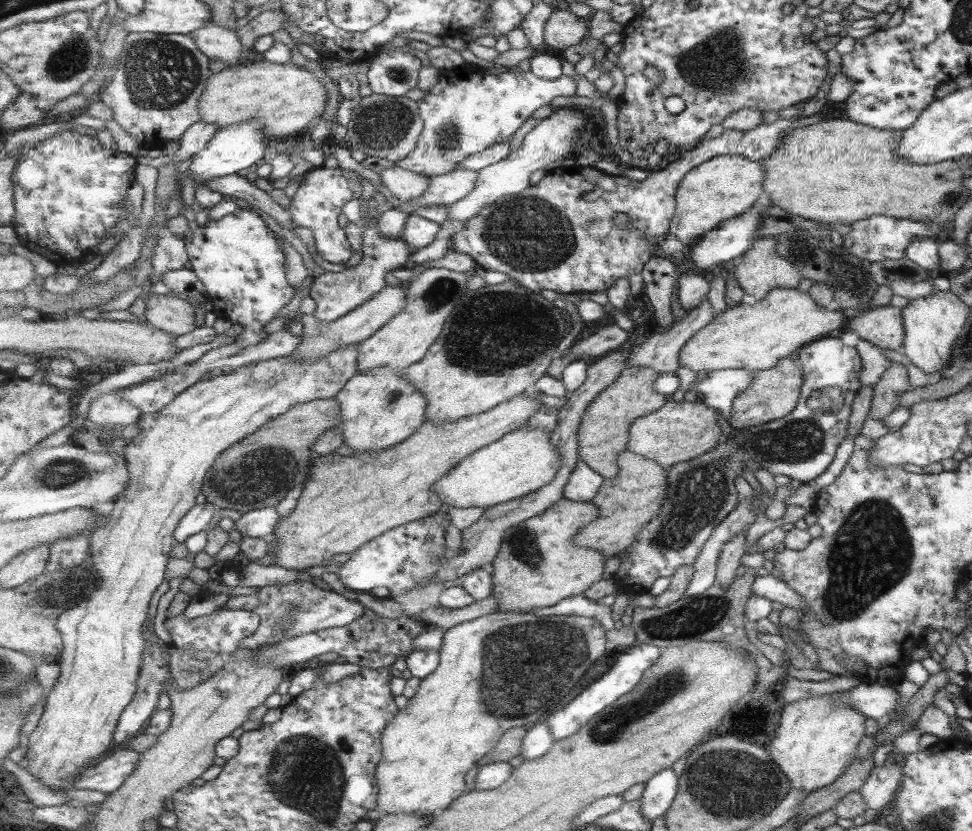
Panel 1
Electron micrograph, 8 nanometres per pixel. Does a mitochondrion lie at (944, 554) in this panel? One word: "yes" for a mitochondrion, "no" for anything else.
no

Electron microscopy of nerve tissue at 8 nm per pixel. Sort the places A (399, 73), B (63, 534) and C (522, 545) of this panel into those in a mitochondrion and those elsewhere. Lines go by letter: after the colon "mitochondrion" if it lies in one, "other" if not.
A: mitochondrion
B: other
C: mitochondrion

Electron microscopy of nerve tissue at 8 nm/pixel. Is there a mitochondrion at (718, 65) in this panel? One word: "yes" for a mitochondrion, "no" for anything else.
yes

